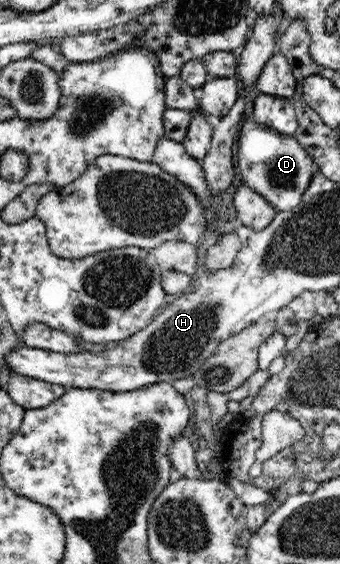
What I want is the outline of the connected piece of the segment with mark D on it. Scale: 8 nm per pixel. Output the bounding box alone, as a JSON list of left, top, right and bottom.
[237,118,318,212]

